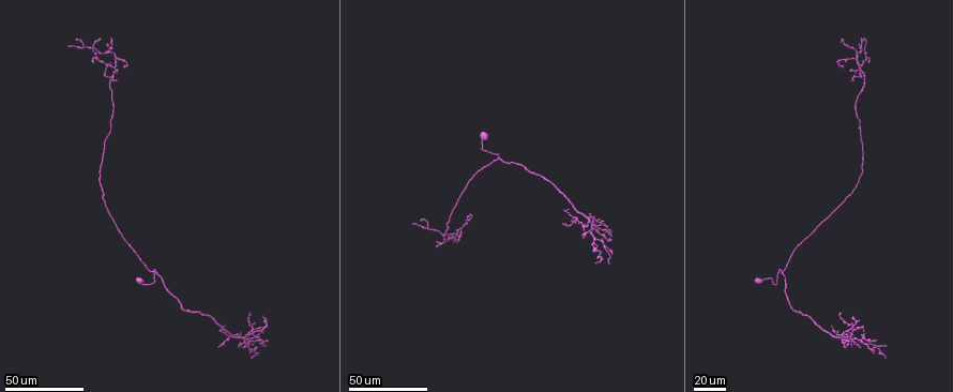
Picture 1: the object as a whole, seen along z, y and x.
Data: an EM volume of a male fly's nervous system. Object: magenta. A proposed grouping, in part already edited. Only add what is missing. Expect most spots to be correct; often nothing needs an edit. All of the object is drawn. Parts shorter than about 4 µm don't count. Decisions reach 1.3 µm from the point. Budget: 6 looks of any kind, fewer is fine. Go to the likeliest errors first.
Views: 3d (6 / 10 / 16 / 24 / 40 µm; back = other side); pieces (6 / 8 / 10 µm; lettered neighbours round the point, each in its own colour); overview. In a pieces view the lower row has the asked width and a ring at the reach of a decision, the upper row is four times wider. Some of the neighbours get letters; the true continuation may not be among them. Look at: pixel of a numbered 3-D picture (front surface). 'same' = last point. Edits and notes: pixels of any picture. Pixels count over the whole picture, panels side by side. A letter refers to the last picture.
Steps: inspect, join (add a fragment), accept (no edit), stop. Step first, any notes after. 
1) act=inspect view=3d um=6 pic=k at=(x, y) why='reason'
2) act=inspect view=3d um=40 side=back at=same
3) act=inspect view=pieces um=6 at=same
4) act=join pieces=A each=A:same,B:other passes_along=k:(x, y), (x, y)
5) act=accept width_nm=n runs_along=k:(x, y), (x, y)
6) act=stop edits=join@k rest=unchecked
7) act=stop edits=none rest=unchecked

act=inspect view=3d um=24 pic=1 at=(413, 225) why='branch stops here'

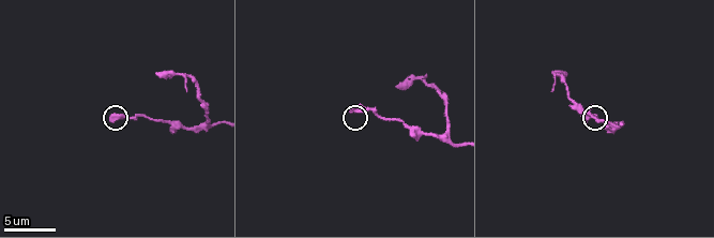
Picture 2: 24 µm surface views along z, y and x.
act=inspect view=pieces um=8 pic=2 at=(112, 117)

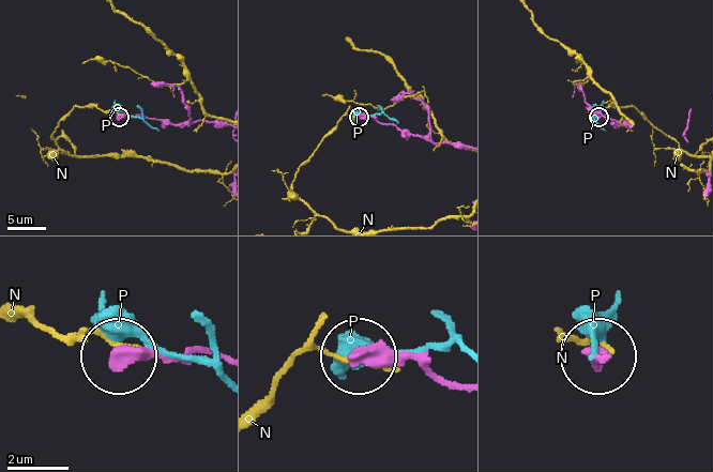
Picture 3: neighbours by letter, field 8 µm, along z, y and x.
act=accept each=N:other,P:other runs_along=3:(460, 147), (407, 135), (393, 125), (359, 117) found='no lettered fragment goes on from it'

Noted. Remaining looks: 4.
act=inspect view=3d um=24 pic=1 at=(851, 79) why='end of a long branch'

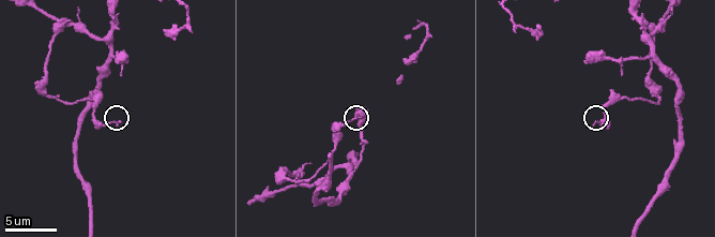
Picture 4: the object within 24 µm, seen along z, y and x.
act=inspect view=pieces um=6 pic=4 at=(118, 122)

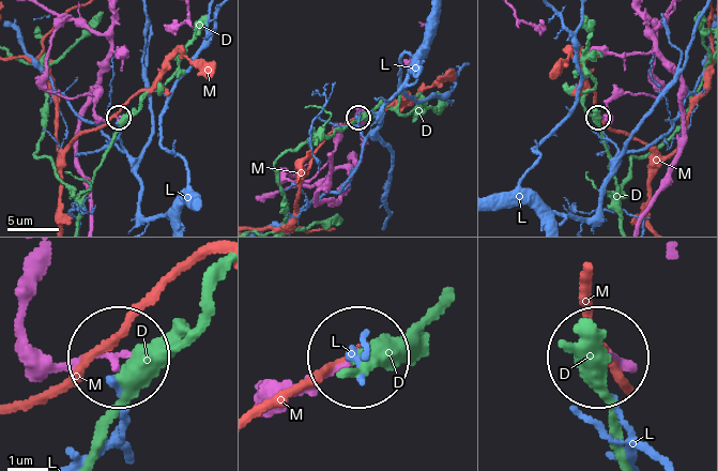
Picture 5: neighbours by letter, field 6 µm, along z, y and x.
act=accept each=D:other,L:other,M:other runs_along=5:(28, 297), (28, 327), (48, 358), (69, 368), (116, 358) found='none of them fits'

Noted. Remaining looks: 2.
act=inspect view=pieces um=10 pic=2 at=(160, 73) why='long arm stops here'

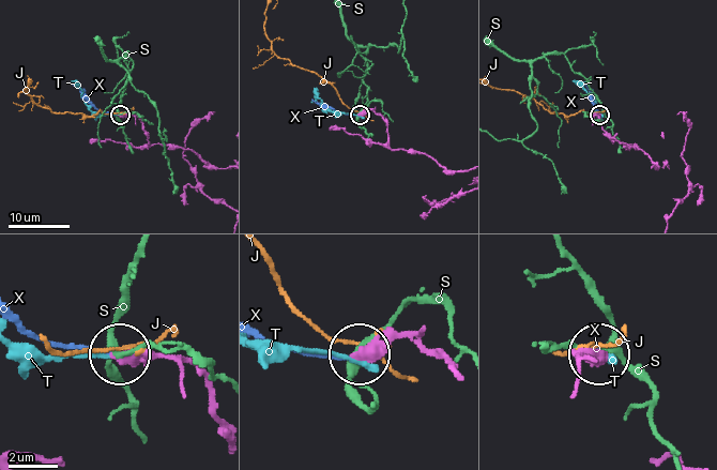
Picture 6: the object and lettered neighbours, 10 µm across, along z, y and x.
act=join pieces=X each=J:other,S:other,T:other,X:same found='it goes on there'

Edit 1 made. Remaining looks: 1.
act=stop edits=join@6 rest=unchecked

